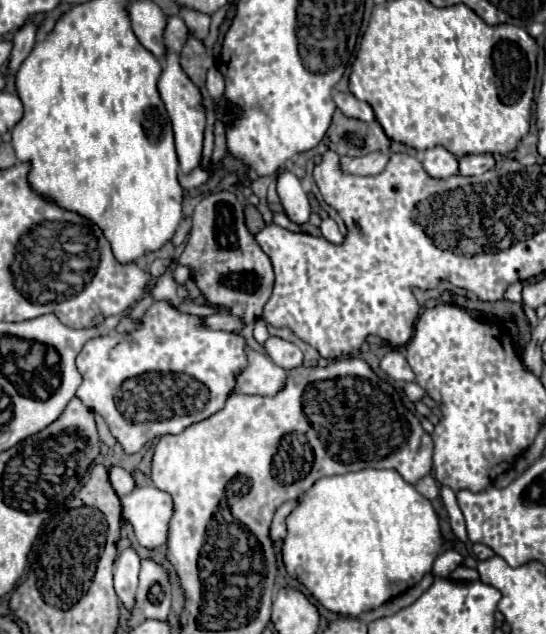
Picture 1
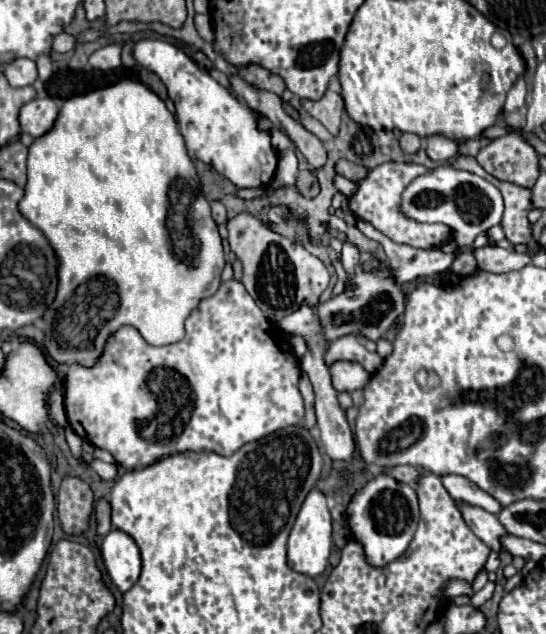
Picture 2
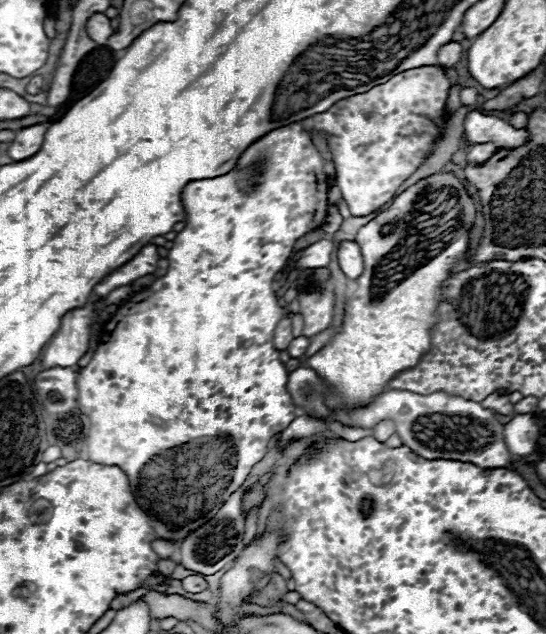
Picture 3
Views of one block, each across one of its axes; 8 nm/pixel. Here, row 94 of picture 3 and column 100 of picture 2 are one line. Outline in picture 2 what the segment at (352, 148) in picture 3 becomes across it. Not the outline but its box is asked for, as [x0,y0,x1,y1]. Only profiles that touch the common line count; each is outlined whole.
[64,280,304,470]

